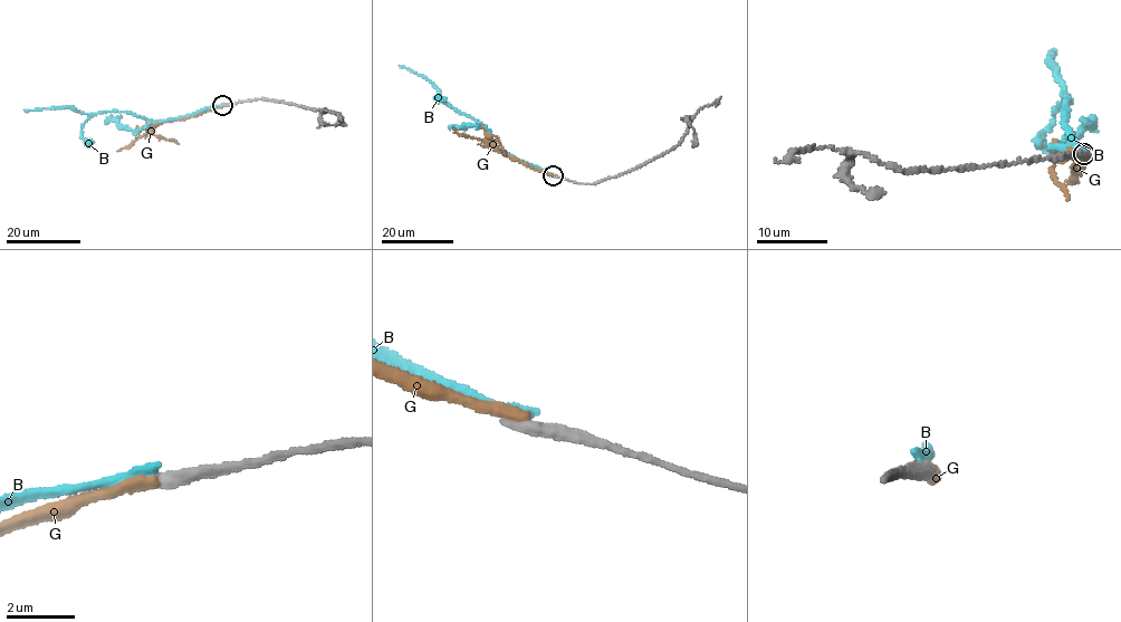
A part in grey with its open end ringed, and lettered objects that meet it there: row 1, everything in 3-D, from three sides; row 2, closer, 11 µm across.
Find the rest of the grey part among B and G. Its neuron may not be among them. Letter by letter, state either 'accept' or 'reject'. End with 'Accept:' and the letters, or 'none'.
B: reject
G: reject
Accept: none

